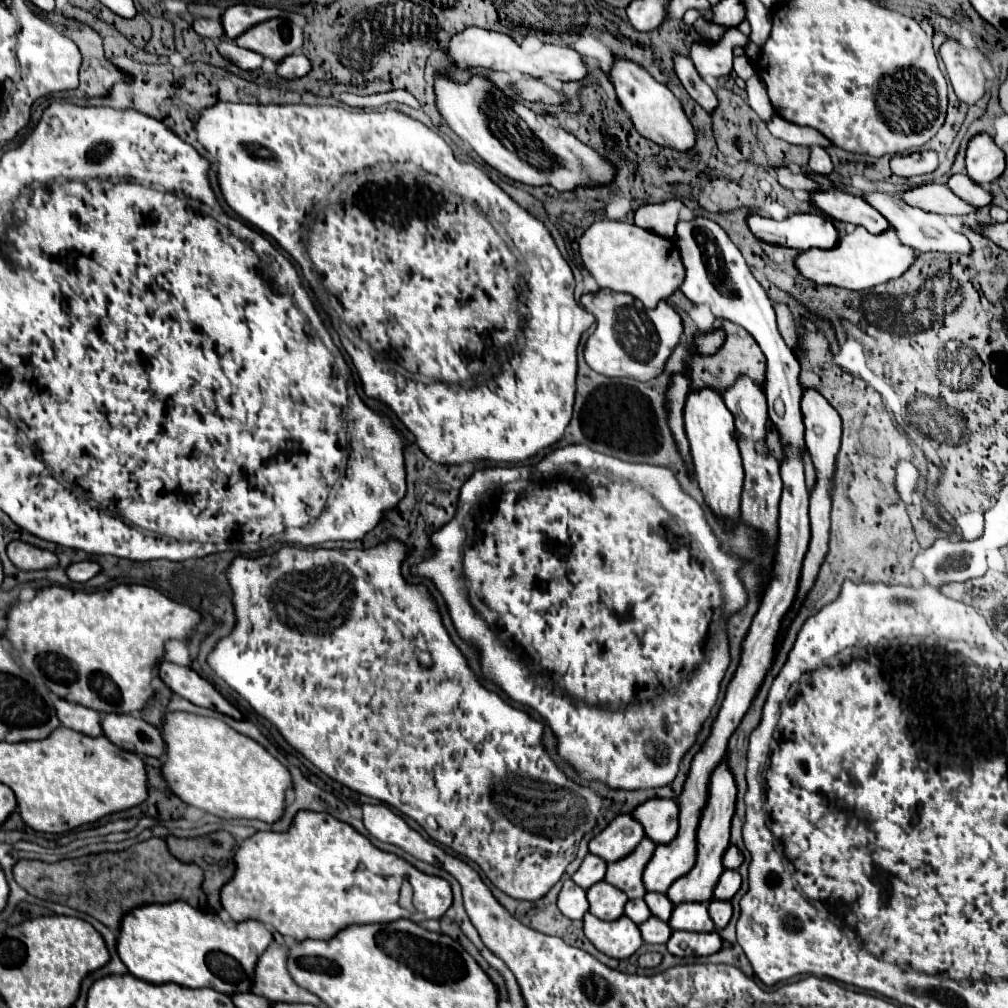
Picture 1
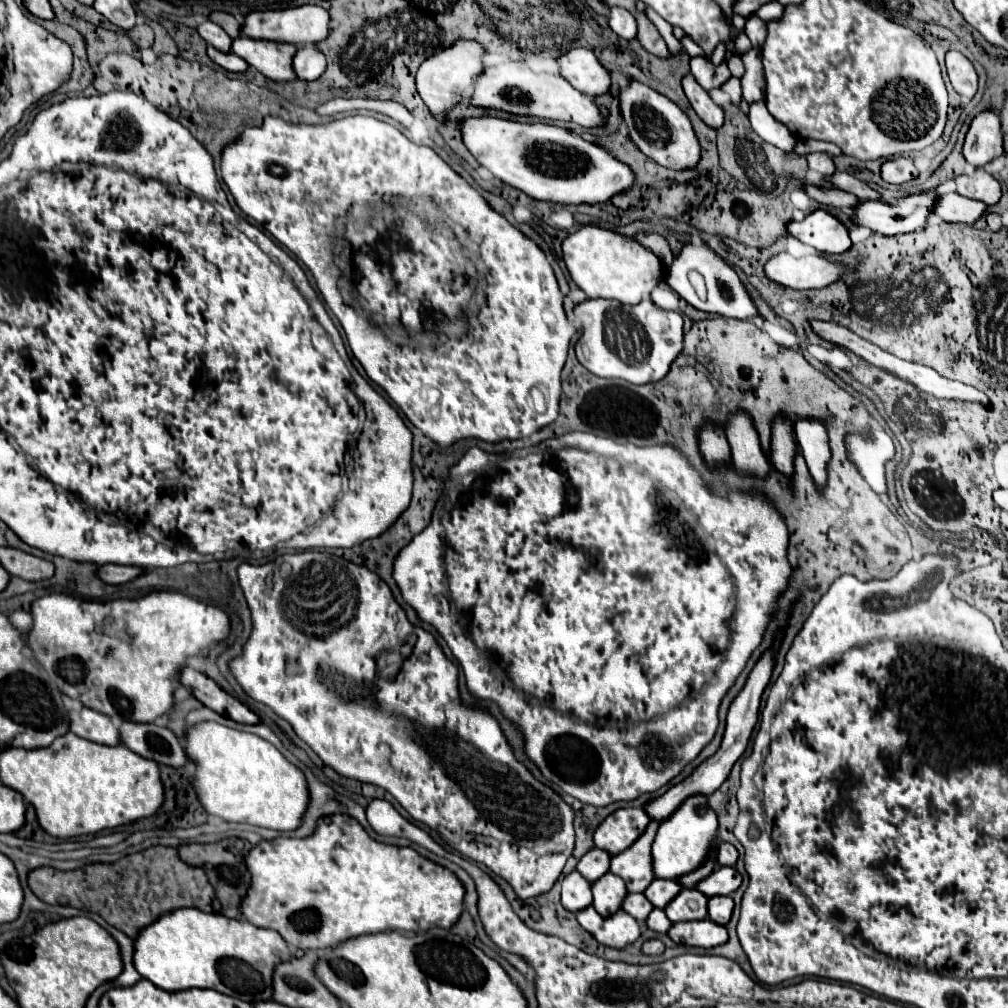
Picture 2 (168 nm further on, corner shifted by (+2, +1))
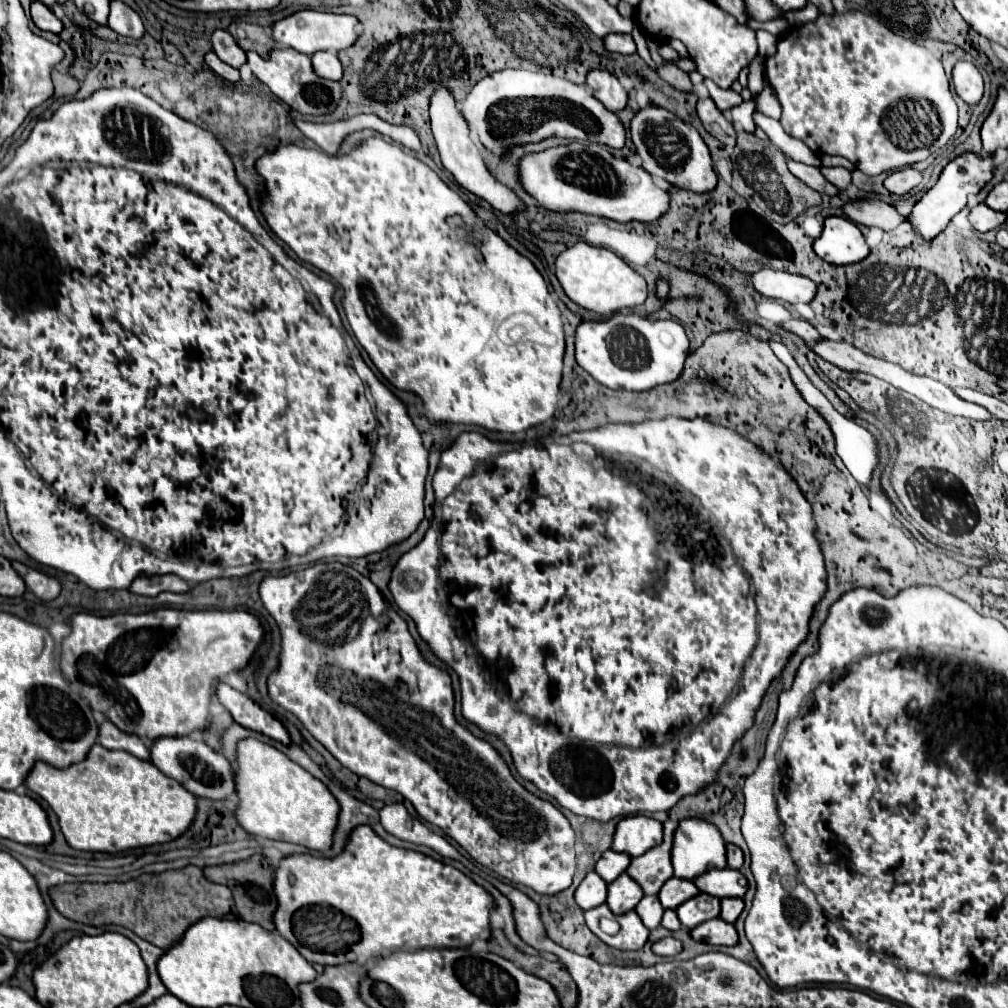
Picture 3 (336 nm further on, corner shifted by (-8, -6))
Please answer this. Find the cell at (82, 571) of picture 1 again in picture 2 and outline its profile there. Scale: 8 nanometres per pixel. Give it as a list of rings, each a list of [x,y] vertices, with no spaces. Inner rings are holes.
[[[104,564],[98,568],[98,578],[106,584],[124,584],[128,580],[134,580],[142,568],[138,566],[118,566],[118,564]]]

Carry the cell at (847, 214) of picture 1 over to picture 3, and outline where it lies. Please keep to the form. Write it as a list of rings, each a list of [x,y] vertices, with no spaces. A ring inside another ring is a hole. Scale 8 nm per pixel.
[[[962,153],[960,157],[952,159],[940,173],[936,185],[914,205],[910,213],[910,223],[924,239],[934,239],[942,233],[948,221],[968,203],[970,195],[976,195],[984,189],[984,185],[992,179],[994,173],[994,157],[992,155],[976,155],[976,153]]]

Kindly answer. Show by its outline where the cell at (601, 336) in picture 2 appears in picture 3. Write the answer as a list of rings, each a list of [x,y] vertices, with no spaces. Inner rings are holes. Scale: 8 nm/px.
[[[616,313],[608,321],[584,321],[576,329],[576,361],[610,389],[648,391],[680,377],[688,357],[688,337],[678,321],[648,321],[636,313]]]

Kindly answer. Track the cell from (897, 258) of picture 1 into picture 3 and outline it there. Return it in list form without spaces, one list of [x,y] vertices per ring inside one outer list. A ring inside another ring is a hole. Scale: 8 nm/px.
[[[768,267],[752,275],[752,287],[762,297],[782,299],[792,305],[810,303],[812,297],[816,295],[816,285],[810,279],[786,271],[774,271]]]

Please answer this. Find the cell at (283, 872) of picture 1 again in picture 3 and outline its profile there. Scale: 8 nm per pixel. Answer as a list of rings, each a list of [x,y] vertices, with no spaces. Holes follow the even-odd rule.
[[[360,825],[352,833],[352,841],[344,853],[334,859],[312,855],[290,855],[282,859],[274,875],[274,891],[278,897],[278,909],[274,913],[278,933],[290,941],[306,961],[320,965],[366,965],[398,949],[454,949],[470,947],[474,939],[490,941],[490,913],[496,907],[494,897],[456,867],[444,865],[418,851],[390,847],[390,843],[380,839],[368,825]]]

